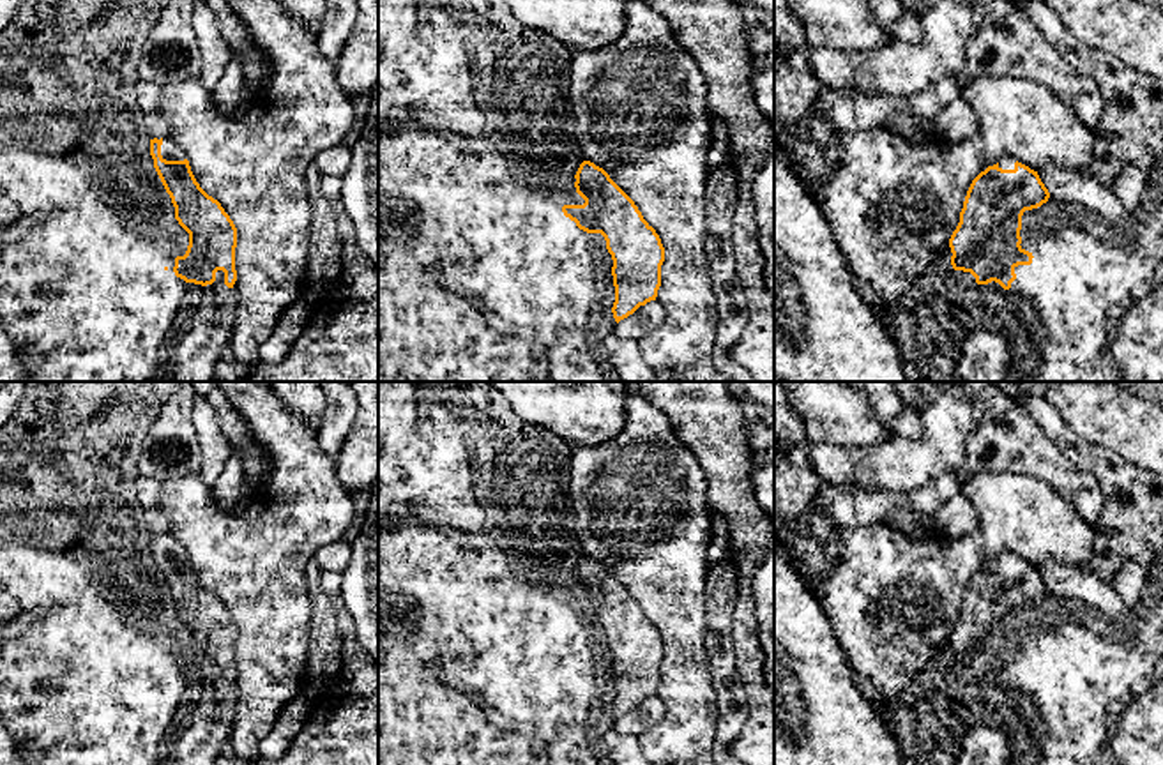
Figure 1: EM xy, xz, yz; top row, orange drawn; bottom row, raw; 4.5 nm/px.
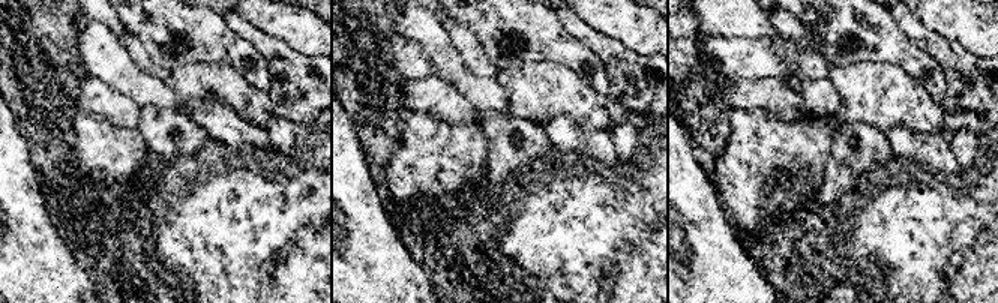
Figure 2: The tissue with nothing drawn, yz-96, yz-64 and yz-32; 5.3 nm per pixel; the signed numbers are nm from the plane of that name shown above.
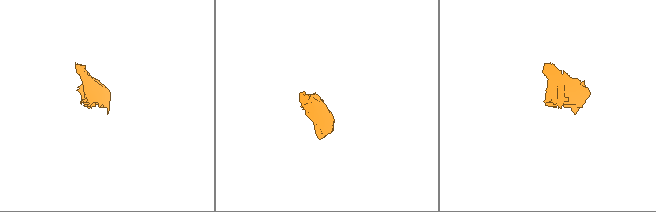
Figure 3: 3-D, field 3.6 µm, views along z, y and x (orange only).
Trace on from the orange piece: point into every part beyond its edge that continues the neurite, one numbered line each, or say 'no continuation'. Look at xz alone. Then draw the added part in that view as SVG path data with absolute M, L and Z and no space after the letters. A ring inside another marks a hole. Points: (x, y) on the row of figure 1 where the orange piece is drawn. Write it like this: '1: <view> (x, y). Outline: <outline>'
no continuation

